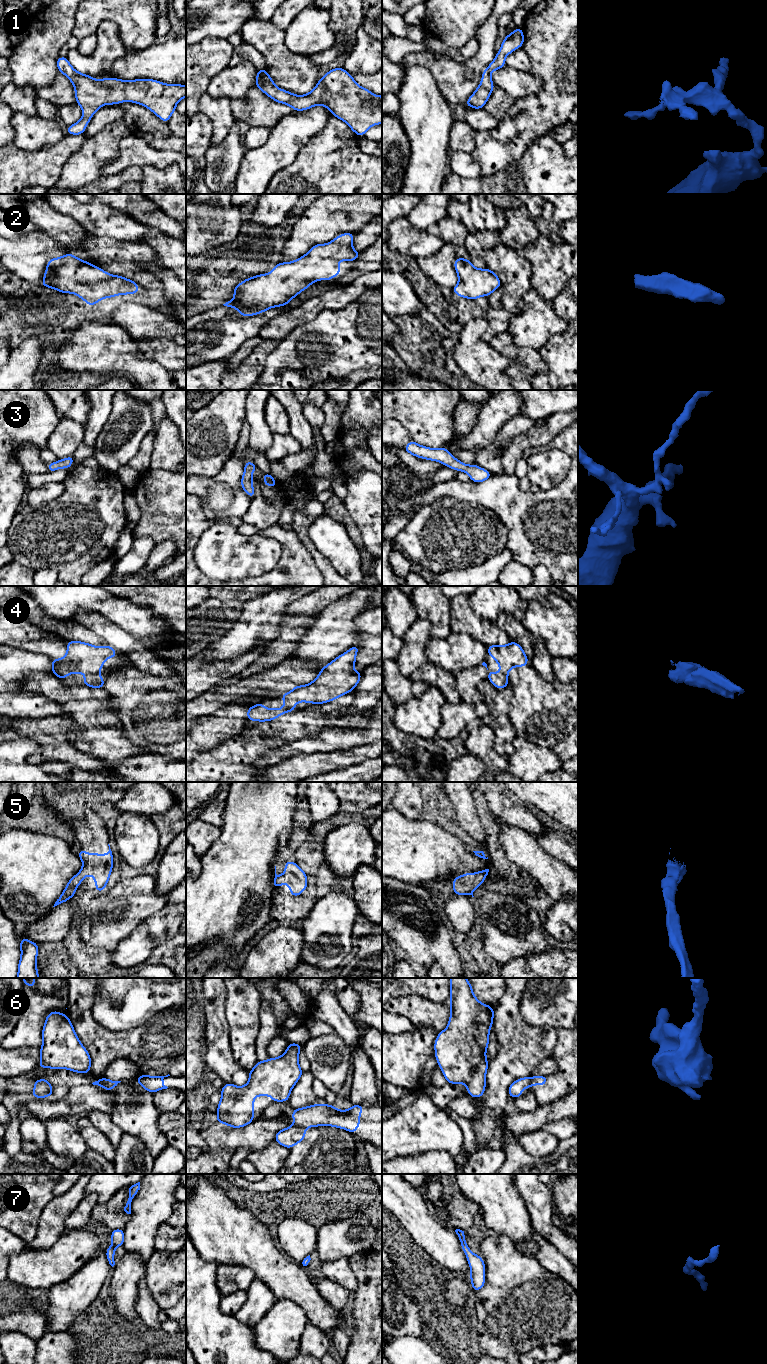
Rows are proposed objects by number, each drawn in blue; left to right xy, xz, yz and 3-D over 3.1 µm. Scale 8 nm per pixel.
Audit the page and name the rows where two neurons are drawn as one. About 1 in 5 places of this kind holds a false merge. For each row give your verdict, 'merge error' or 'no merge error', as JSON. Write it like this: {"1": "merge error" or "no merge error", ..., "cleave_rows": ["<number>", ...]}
{"1": "no merge error", "2": "no merge error", "3": "no merge error", "4": "no merge error", "5": "no merge error", "6": "merge error", "7": "no merge error", "cleave_rows": ["6"]}

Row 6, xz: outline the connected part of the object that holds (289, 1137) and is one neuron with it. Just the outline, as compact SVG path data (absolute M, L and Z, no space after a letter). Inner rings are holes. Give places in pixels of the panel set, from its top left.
M292 1125L288 1128L279 1130L276 1133L275 1141L289 1149L294 1147L297 1143L302 1142L305 1138L305 1134L305 1128Z

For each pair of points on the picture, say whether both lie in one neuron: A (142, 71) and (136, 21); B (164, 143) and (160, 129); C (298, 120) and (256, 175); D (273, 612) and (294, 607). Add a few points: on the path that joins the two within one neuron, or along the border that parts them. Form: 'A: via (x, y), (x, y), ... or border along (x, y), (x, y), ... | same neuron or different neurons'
A: border along (154, 43), (139, 50), (128, 50) | different neurons
B: via (163, 140), (160, 137), (160, 132) | same neuron
C: via (290, 134), (265, 161) | same neuron
D: border along (304, 596), (292, 601), (287, 606), (284, 615) | different neurons

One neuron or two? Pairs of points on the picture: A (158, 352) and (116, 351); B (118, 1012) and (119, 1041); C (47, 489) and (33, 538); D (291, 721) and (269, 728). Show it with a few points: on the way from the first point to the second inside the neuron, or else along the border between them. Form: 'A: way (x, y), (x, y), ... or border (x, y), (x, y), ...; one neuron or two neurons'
A: border (127, 332), (141, 343), (139, 355), (159, 364); two neurons
B: border (97, 1021), (114, 1031), (127, 1031), (142, 1024); two neurons
C: border (63, 490), (55, 499), (36, 506), (26, 502); two neurons
D: way (286, 726), (284, 728), (274, 728); one neuron

